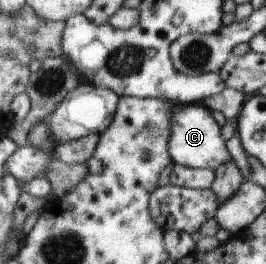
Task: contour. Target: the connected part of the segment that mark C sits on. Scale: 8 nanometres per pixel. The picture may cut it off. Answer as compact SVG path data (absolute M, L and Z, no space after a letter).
M202 103L180 104L180 109L172 117L172 126L170 154L174 164L181 164L190 169L212 169L216 172L220 165L230 165L234 161L222 137L221 125L216 119L216 114Z

